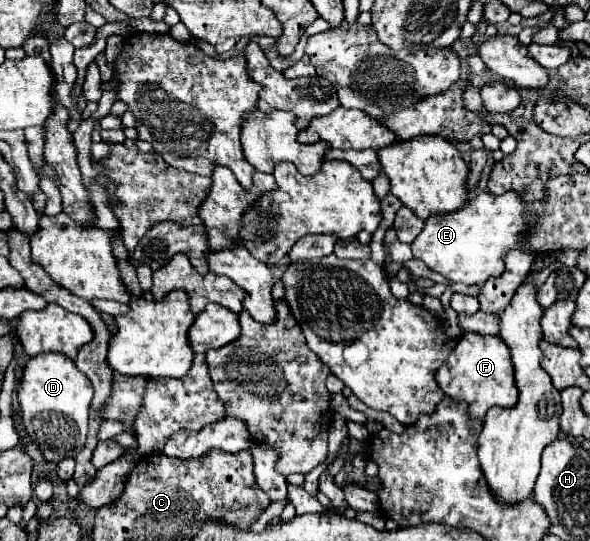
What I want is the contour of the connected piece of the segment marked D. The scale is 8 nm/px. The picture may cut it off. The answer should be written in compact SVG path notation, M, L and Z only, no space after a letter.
M41 353L31 357L25 363L17 397L25 429L39 445L47 461L59 463L61 459L73 457L81 447L85 447L93 385L85 373L77 371L73 359L61 353Z

